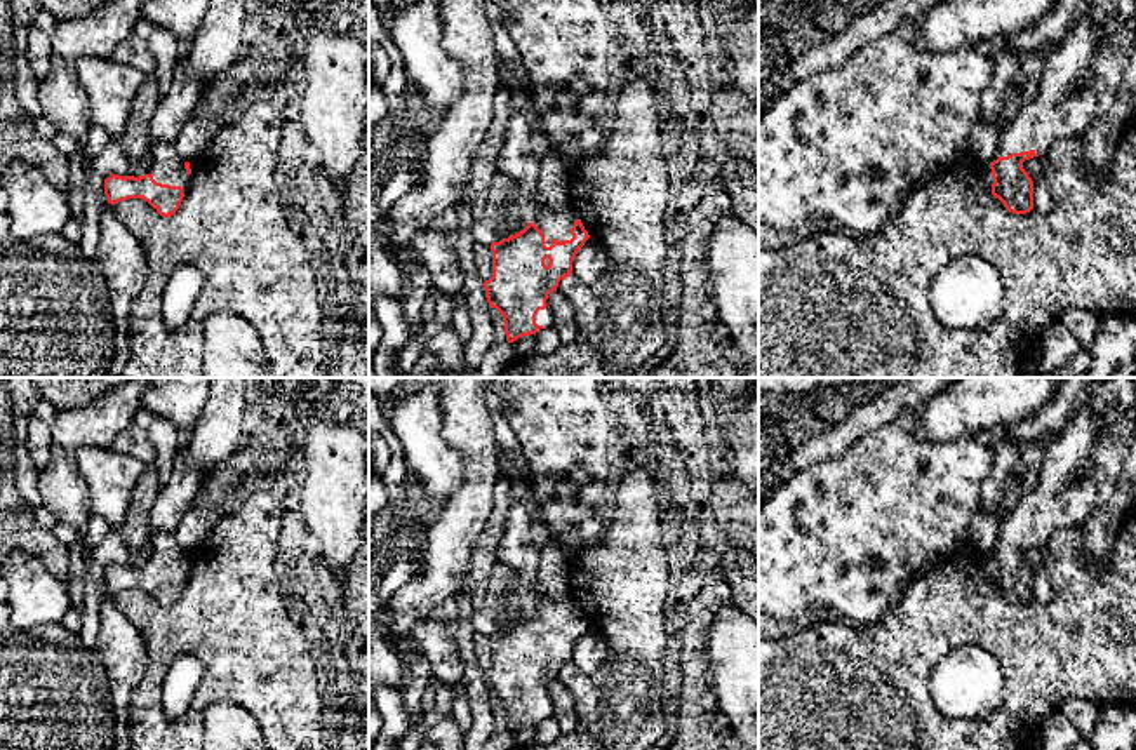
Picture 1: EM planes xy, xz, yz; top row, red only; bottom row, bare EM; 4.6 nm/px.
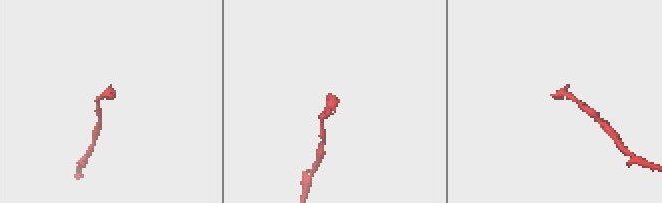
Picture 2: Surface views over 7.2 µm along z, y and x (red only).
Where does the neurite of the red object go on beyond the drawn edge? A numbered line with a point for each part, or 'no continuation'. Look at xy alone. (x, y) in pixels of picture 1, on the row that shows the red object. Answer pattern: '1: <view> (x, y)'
1: xy (167, 167)

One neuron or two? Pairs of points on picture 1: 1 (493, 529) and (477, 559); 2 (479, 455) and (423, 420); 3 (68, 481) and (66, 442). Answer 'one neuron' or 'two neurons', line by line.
1: one neuron
2: two neurons
3: one neuron

